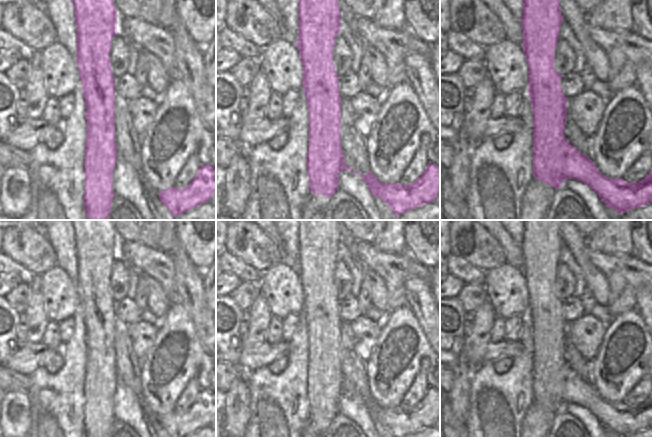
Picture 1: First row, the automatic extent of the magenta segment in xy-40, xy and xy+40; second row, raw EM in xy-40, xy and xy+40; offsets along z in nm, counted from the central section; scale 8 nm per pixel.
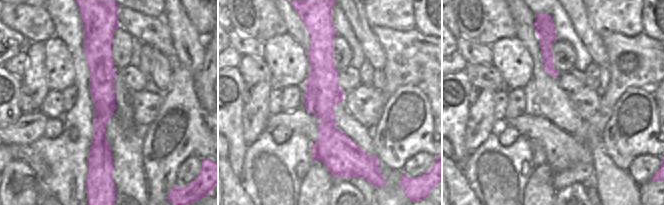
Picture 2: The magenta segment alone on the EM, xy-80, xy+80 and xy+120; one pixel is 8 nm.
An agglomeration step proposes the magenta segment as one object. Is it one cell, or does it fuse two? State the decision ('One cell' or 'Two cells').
Two cells

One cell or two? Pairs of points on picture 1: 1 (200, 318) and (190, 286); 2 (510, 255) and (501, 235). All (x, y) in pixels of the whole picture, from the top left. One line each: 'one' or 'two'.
1: one
2: one

